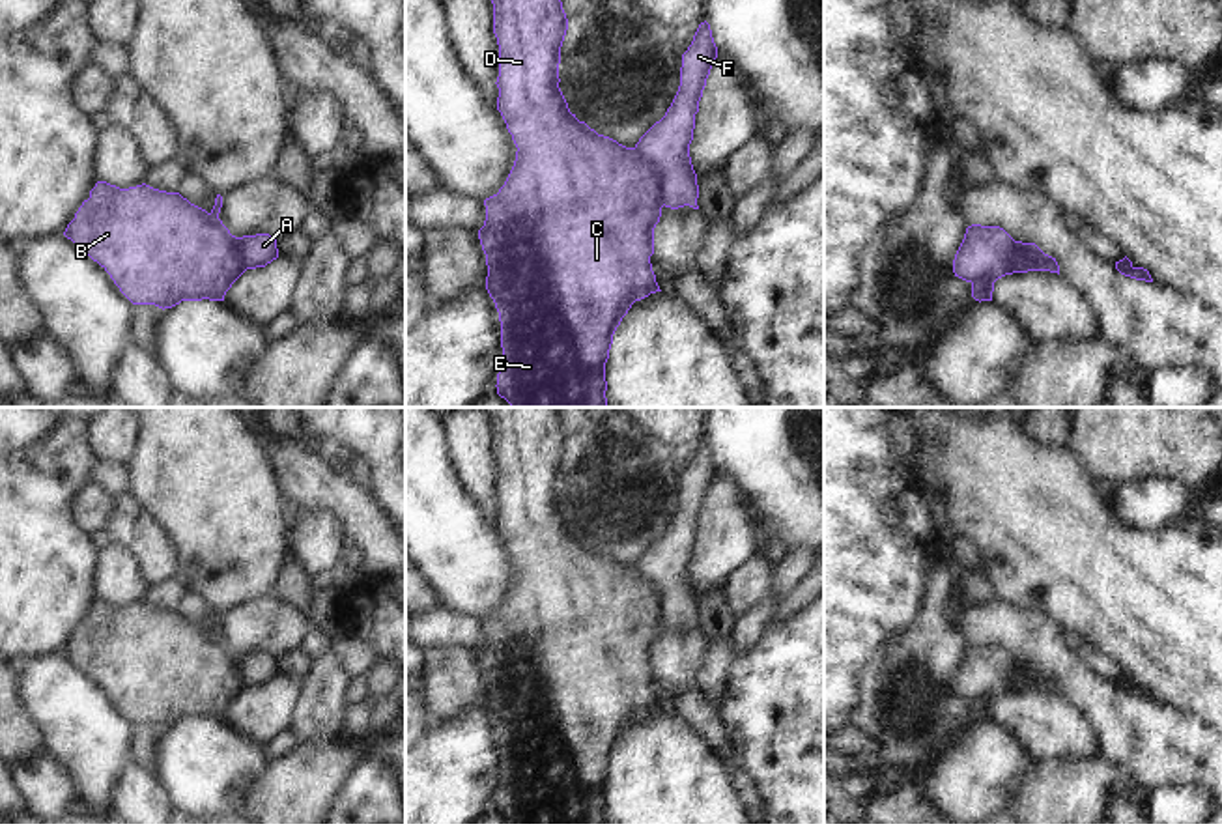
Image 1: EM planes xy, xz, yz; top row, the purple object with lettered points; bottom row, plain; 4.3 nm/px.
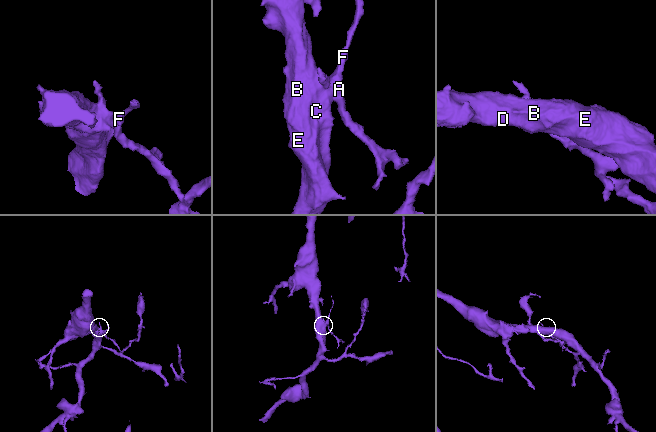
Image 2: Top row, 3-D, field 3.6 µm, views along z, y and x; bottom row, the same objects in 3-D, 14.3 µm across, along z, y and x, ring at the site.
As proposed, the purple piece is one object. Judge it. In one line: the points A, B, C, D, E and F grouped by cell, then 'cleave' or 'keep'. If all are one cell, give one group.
A F / B C D E; cleave

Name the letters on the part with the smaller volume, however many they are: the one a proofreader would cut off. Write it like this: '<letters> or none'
A, F

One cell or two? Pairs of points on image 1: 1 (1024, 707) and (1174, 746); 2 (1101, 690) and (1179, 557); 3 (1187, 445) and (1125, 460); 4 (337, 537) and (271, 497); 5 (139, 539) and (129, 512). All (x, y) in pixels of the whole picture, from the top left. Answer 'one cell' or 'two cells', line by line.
1: two cells
2: two cells
3: one cell
4: two cells
5: one cell

